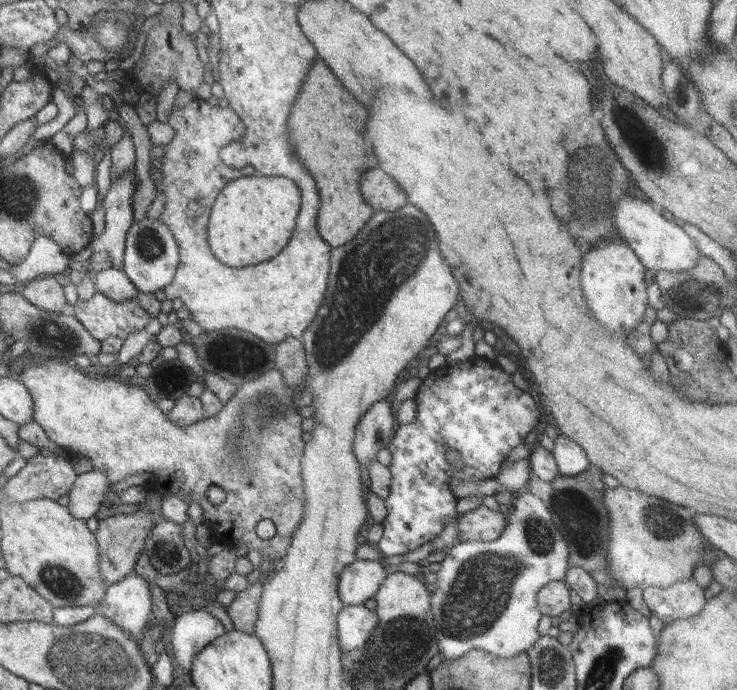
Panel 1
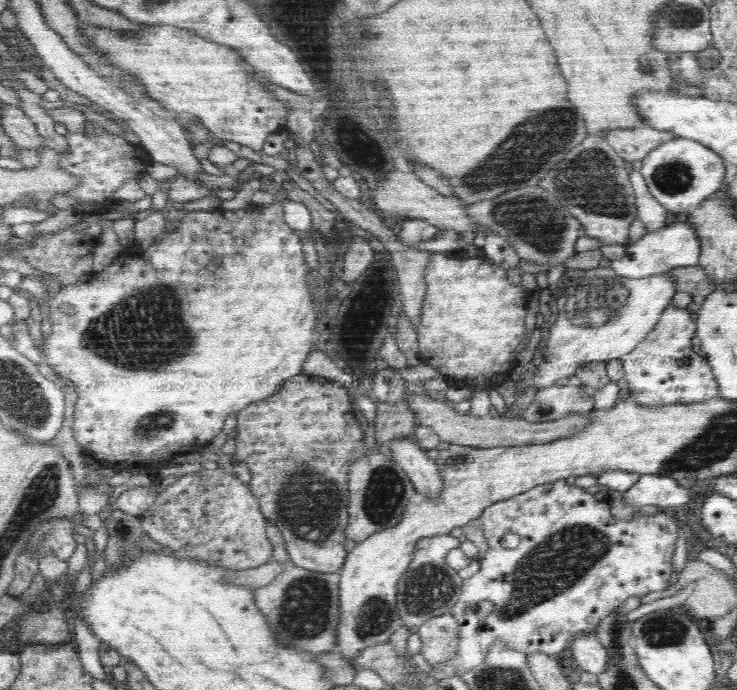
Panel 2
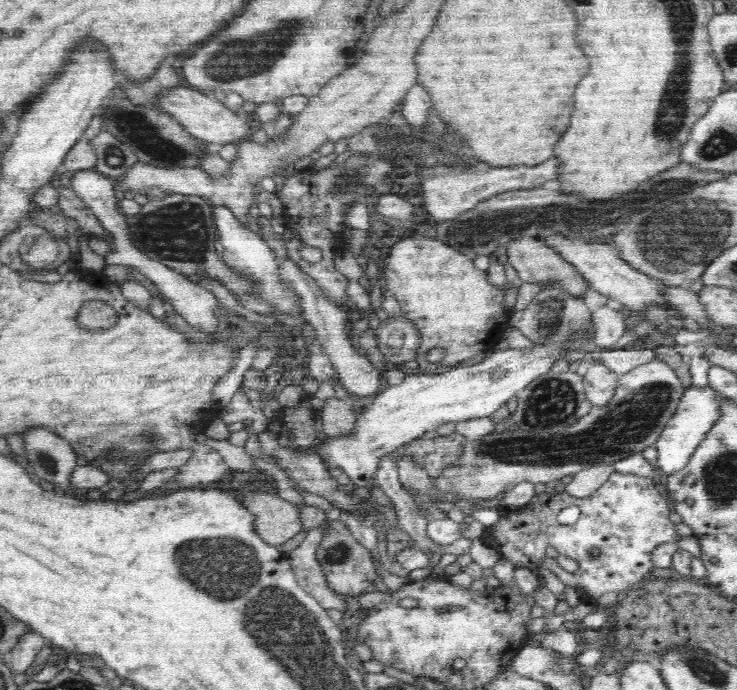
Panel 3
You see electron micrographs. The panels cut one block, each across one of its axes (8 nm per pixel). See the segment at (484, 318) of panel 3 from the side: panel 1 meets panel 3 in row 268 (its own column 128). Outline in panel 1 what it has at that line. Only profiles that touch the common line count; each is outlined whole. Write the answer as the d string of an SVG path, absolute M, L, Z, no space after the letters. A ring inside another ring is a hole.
M30 358L28 364L22 364L21 361L20 365L22 371L19 378L33 398L33 420L38 422L54 444L72 450L76 456L88 458L92 463L91 470L105 474L110 487L134 474L152 474L153 480L161 478L171 493L179 496L189 506L198 504L202 507L203 522L211 531L213 542L230 548L243 542L248 551L258 551L265 565L284 560L305 507L300 464L306 443L302 439L303 418L298 412L301 408L294 403L294 398L301 392L286 384L280 369L272 368L258 378L240 385L216 416L206 416L180 430L181 426L166 417L142 387L122 384L107 377L100 381L92 380L88 372L68 361L56 363ZM212 484L226 492L226 499L217 506L206 499L206 490ZM266 518L272 520L276 527L275 536L268 540L258 537L255 531L256 524Z

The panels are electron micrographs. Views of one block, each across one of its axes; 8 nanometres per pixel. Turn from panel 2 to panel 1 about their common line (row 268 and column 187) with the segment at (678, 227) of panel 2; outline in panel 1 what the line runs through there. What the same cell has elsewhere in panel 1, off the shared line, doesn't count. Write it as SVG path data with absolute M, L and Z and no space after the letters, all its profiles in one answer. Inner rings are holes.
M204 609L182 613L175 617L171 634L175 657L189 674L194 656L224 633L222 623Z

